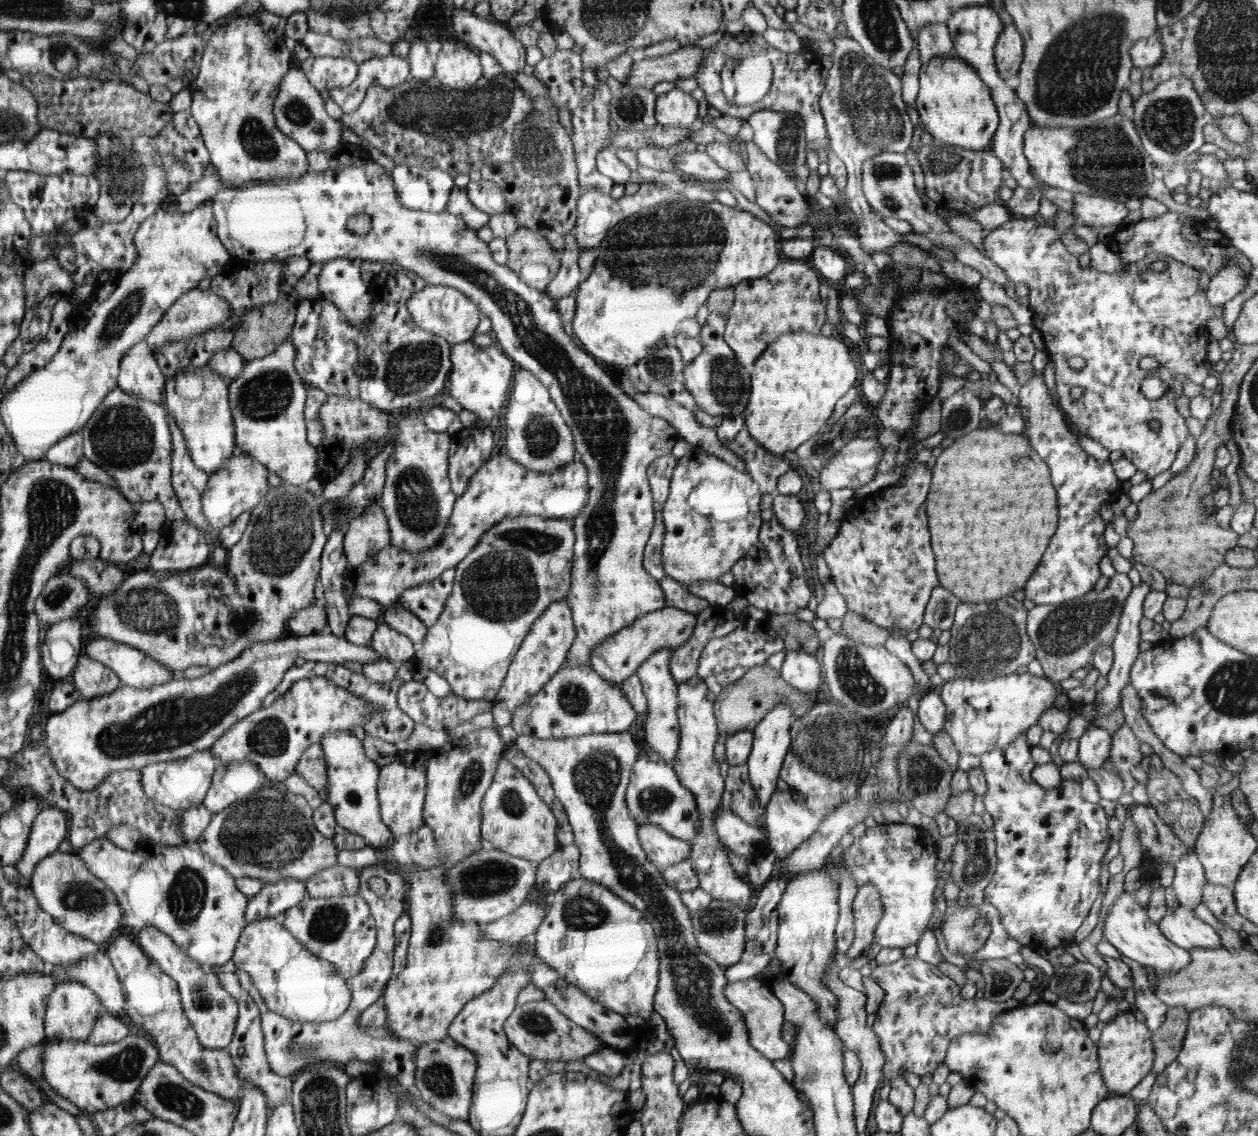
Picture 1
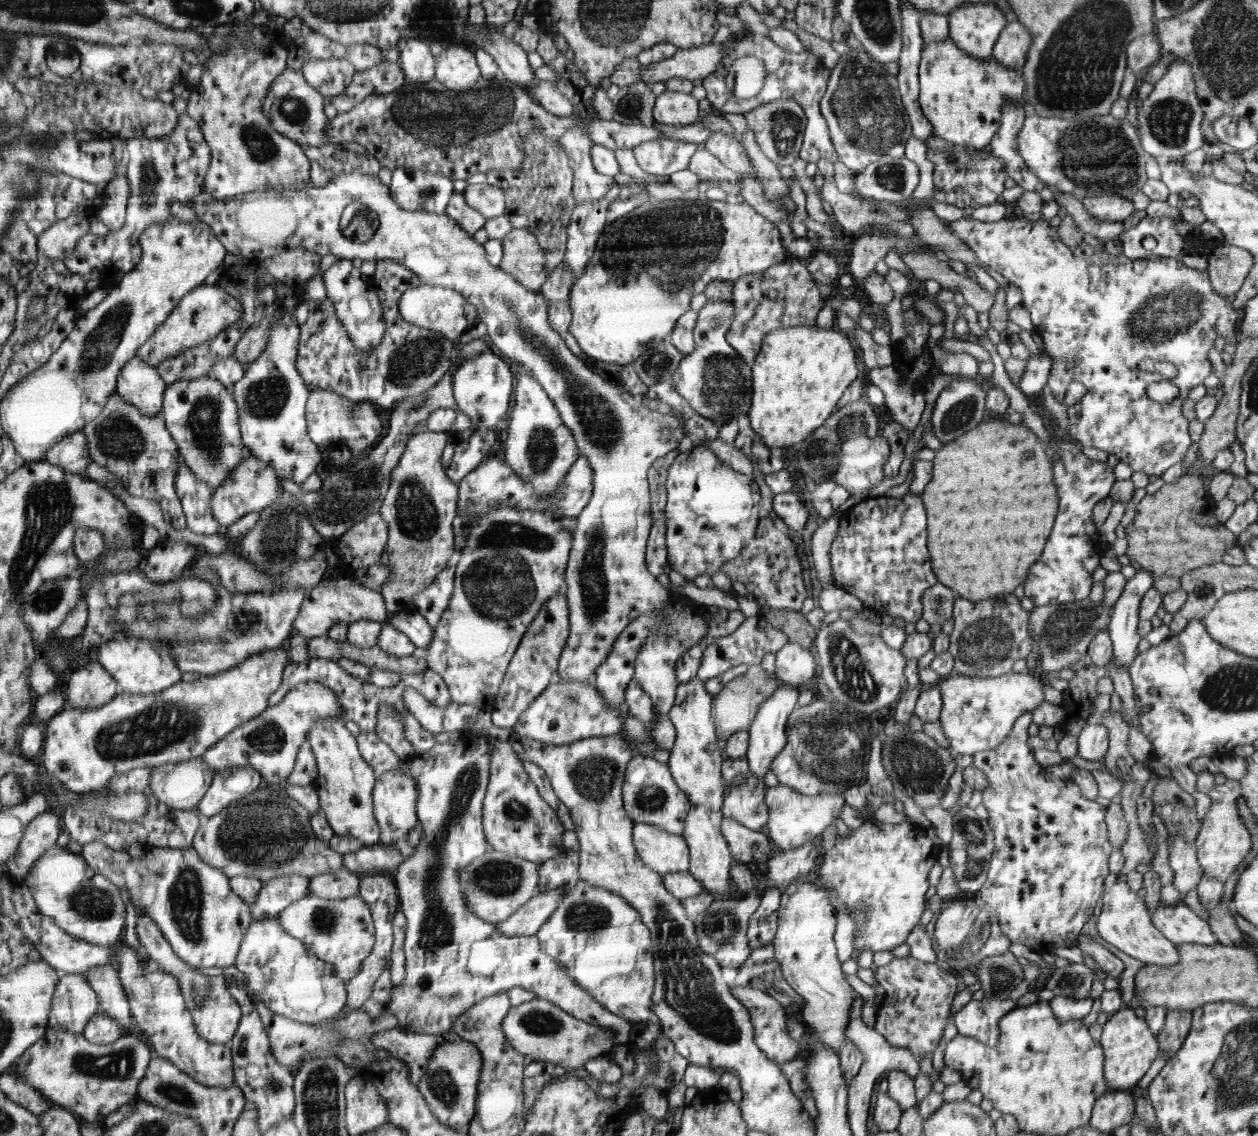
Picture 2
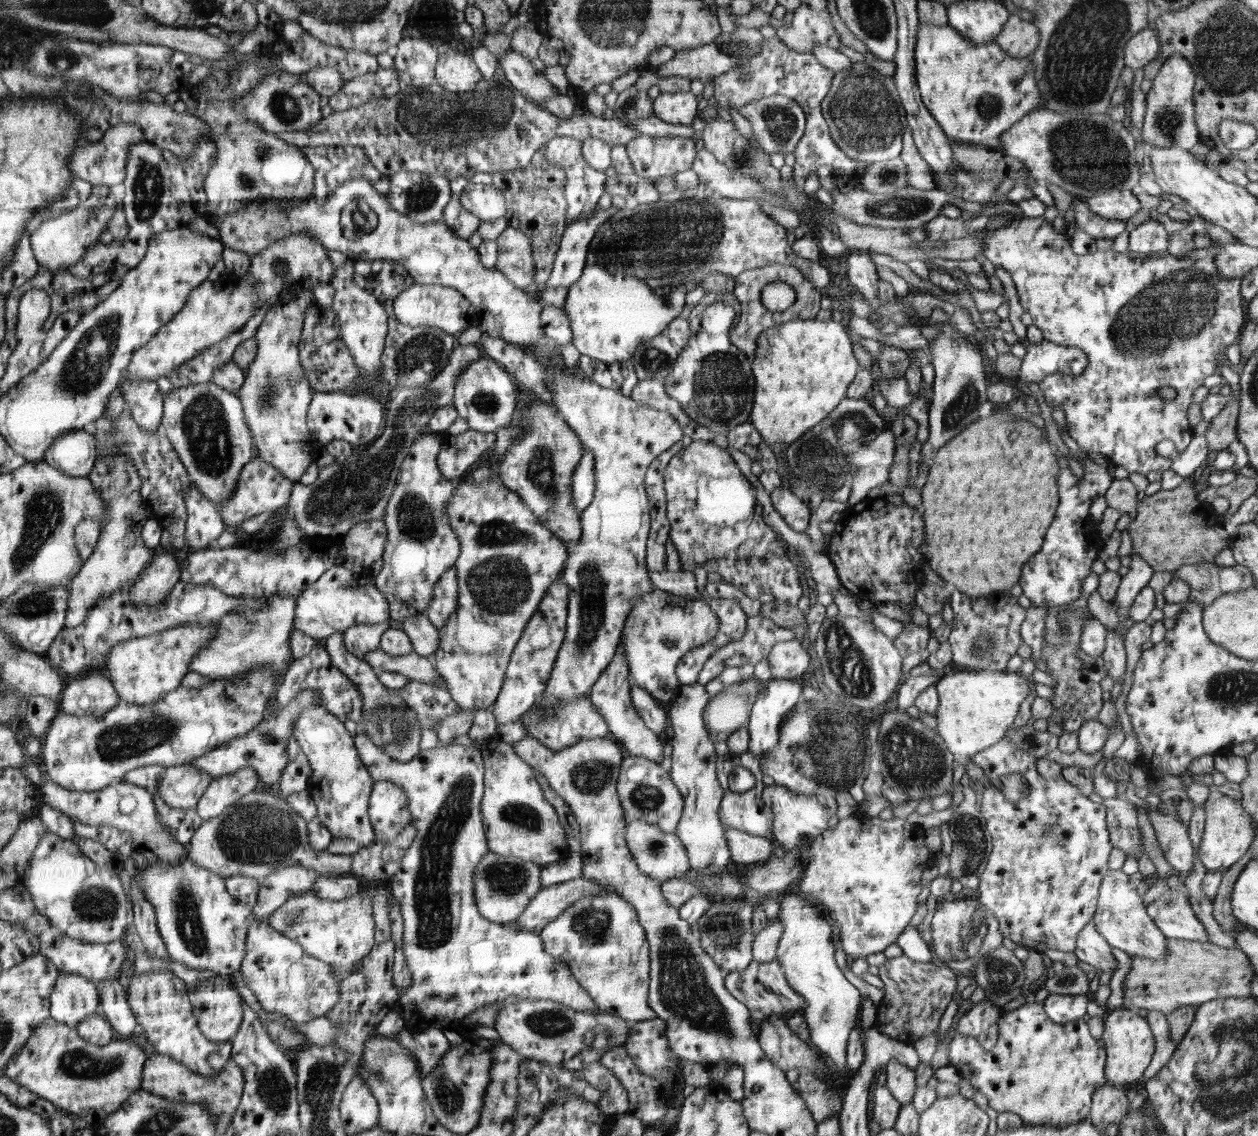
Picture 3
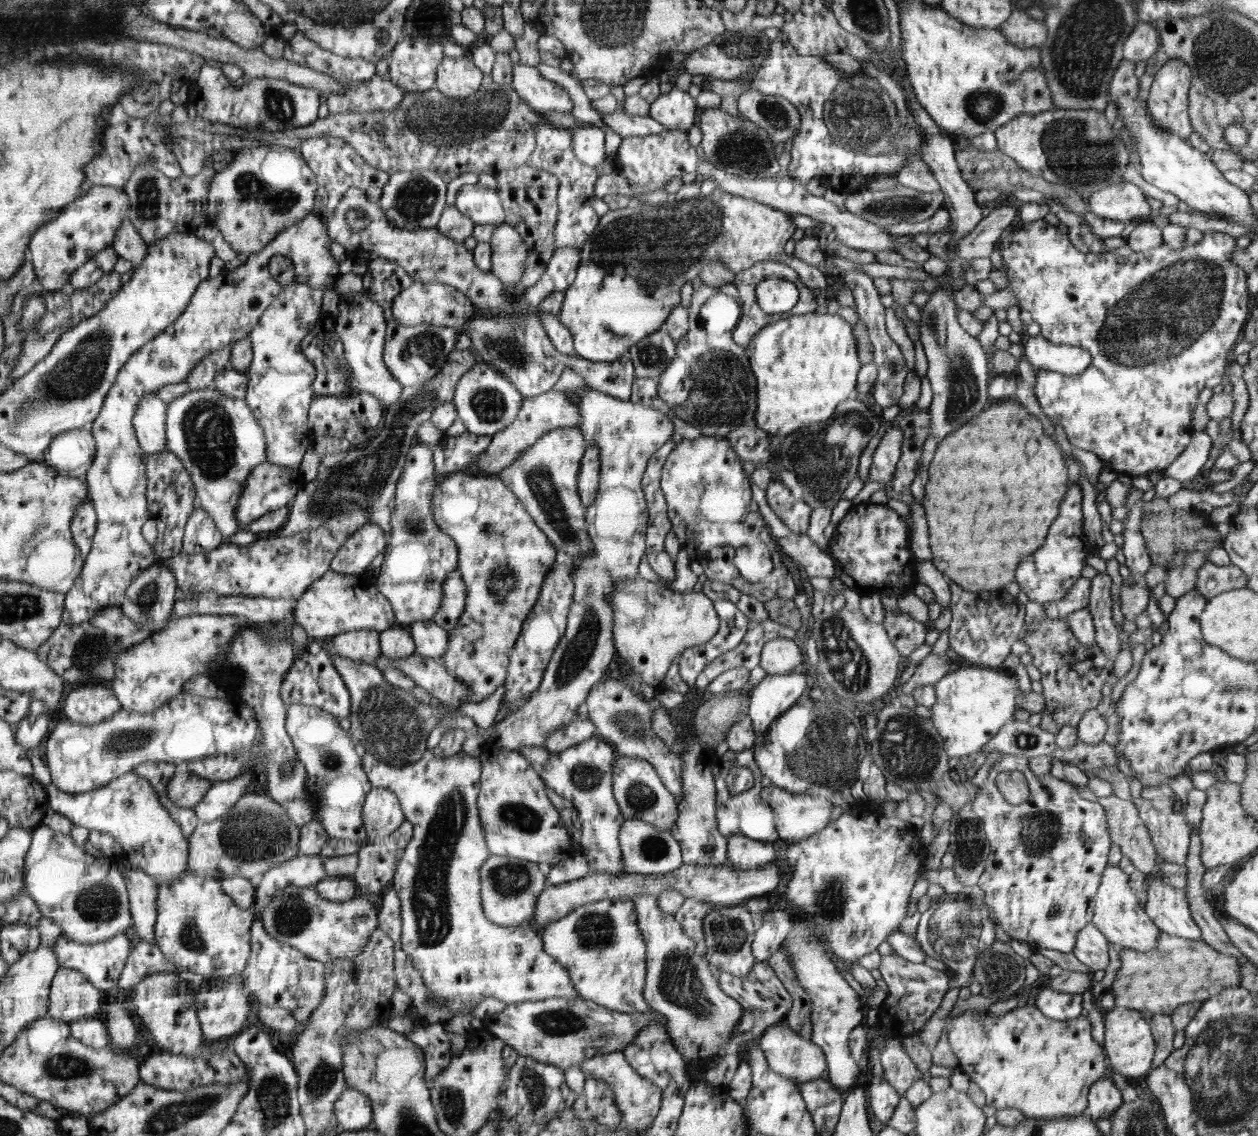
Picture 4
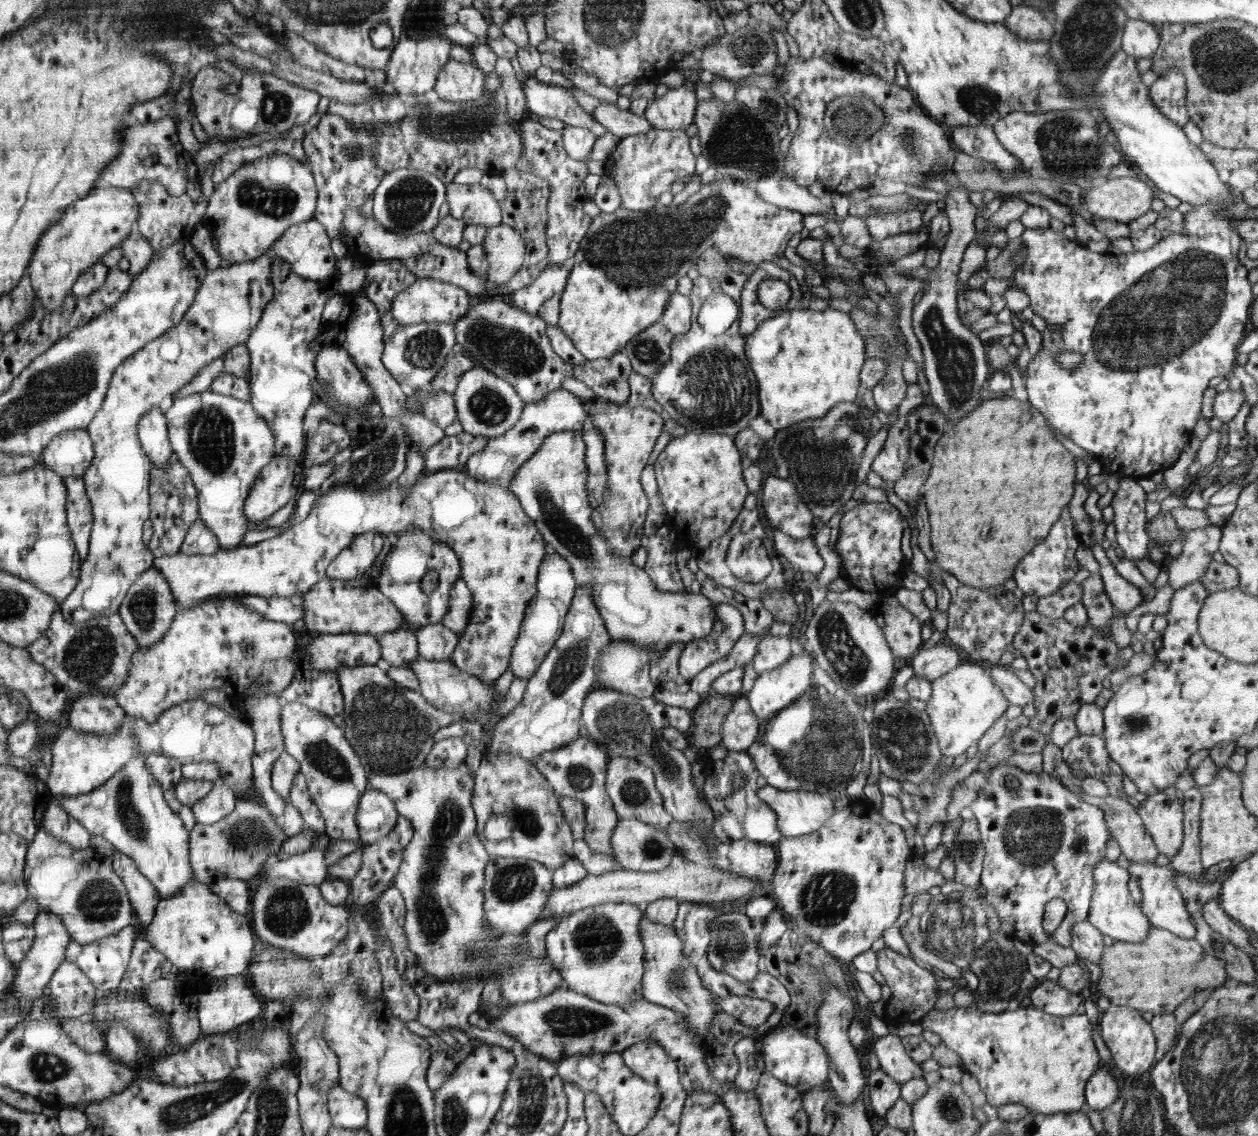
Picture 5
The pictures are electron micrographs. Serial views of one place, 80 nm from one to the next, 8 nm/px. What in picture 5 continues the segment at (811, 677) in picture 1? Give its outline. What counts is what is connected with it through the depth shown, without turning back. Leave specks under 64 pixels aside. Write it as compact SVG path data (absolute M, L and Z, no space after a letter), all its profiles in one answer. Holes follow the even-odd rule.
M766 635L756 649L753 658L754 670L756 673L766 672L779 667L792 656L790 649L790 639L788 636L768 636Z

